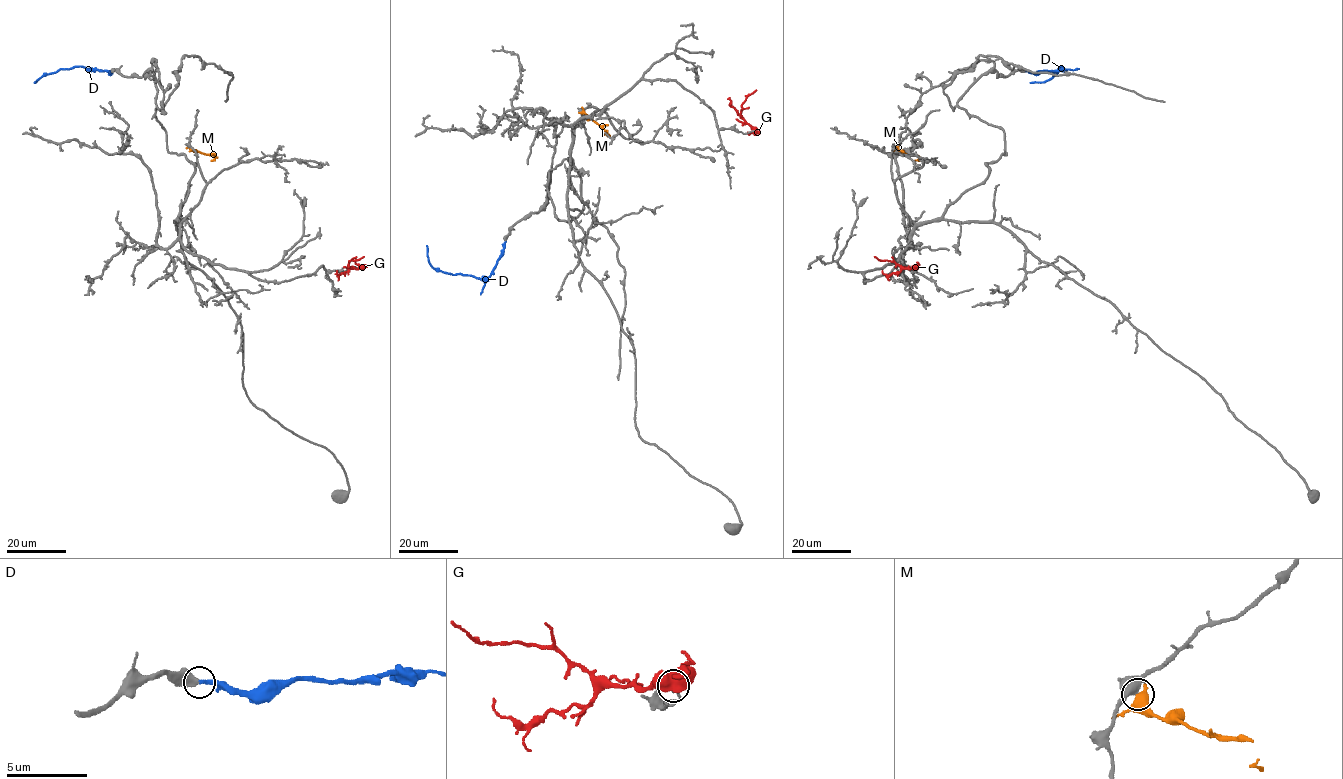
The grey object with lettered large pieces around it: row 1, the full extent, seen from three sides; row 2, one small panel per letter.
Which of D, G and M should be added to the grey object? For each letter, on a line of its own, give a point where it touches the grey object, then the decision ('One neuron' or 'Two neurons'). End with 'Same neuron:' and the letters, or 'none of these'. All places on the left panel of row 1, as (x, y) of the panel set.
D: Touches grey at (113, 71). One neuron
G: Touches grey at (361, 268). Two neurons
M: Touches grey at (189, 147). Two neurons
Same neuron: D

